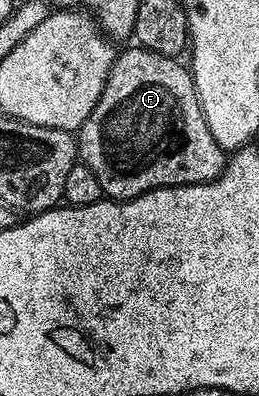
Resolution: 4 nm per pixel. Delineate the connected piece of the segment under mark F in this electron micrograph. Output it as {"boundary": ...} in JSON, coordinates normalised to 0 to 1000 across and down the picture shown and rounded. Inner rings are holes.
{"boundary":[[[541,114],[510,116],[490,121],[471,139],[463,131],[440,146],[436,172],[421,179],[398,235],[382,245],[367,275],[351,275],[351,295],[336,295],[336,306],[320,306],[309,331],[293,333],[290,348],[297,354],[297,386],[309,409],[328,412],[336,427],[351,427],[351,437],[367,437],[367,447],[382,447],[394,495],[417,497],[436,508],[517,503],[571,482],[610,482],[622,472],[718,472],[741,462],[811,462],[811,457],[849,442],[853,424],[876,409],[876,391],[873,384],[853,379],[853,369],[830,356],[830,346],[815,346],[815,326],[799,326],[799,306],[784,295],[776,258],[745,212],[741,177],[718,162],[710,169],[707,162],[683,159],[699,154],[687,154],[680,146],[618,139]]]}

